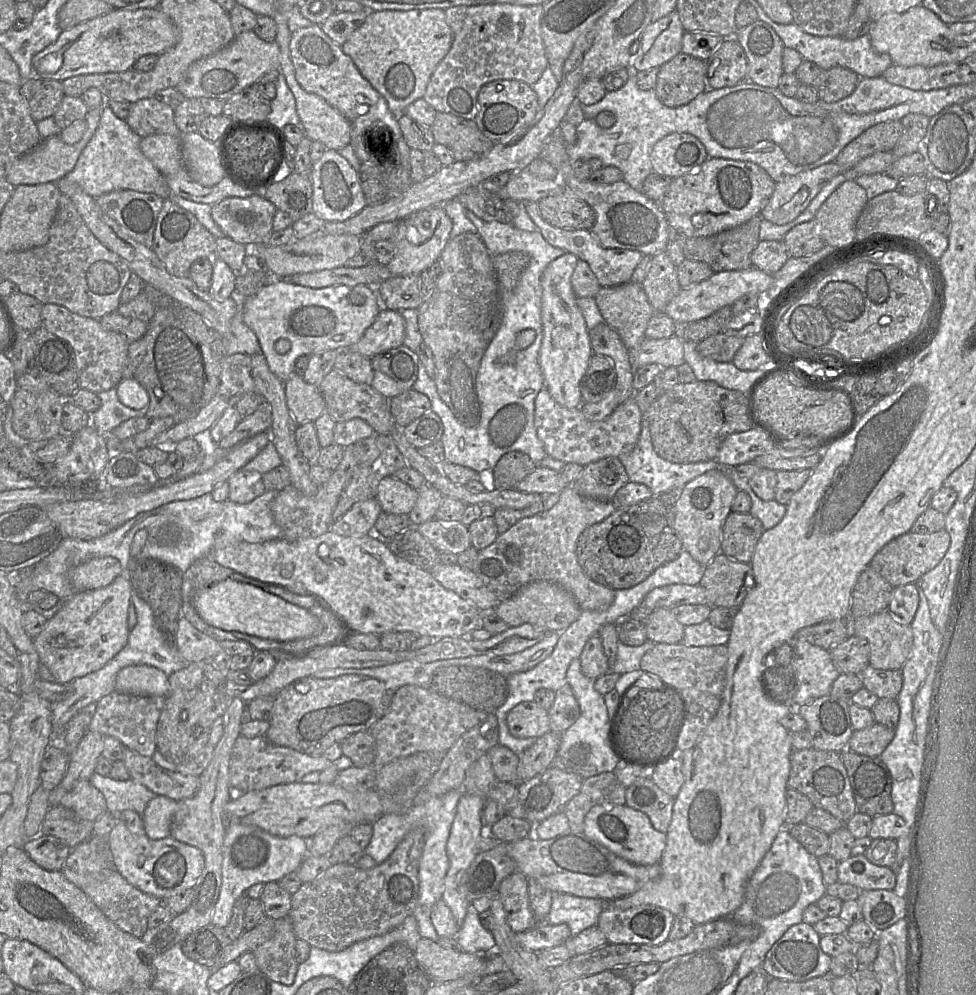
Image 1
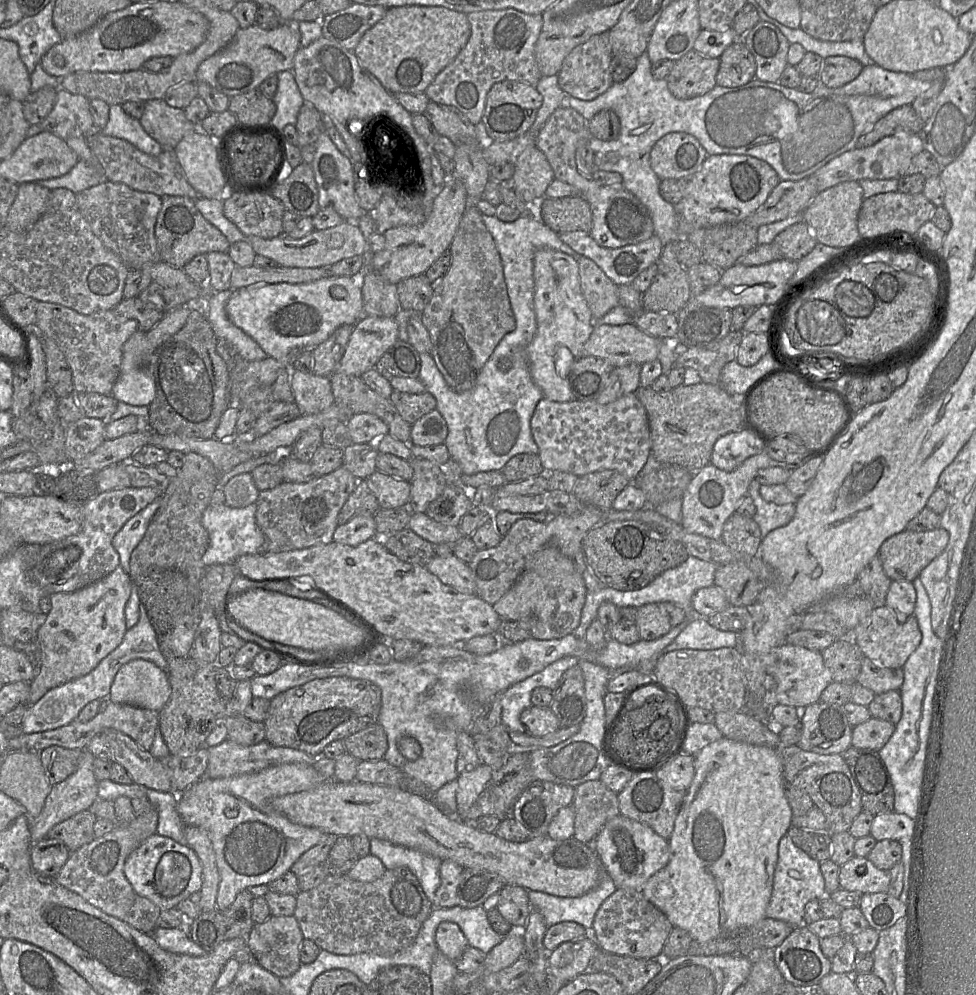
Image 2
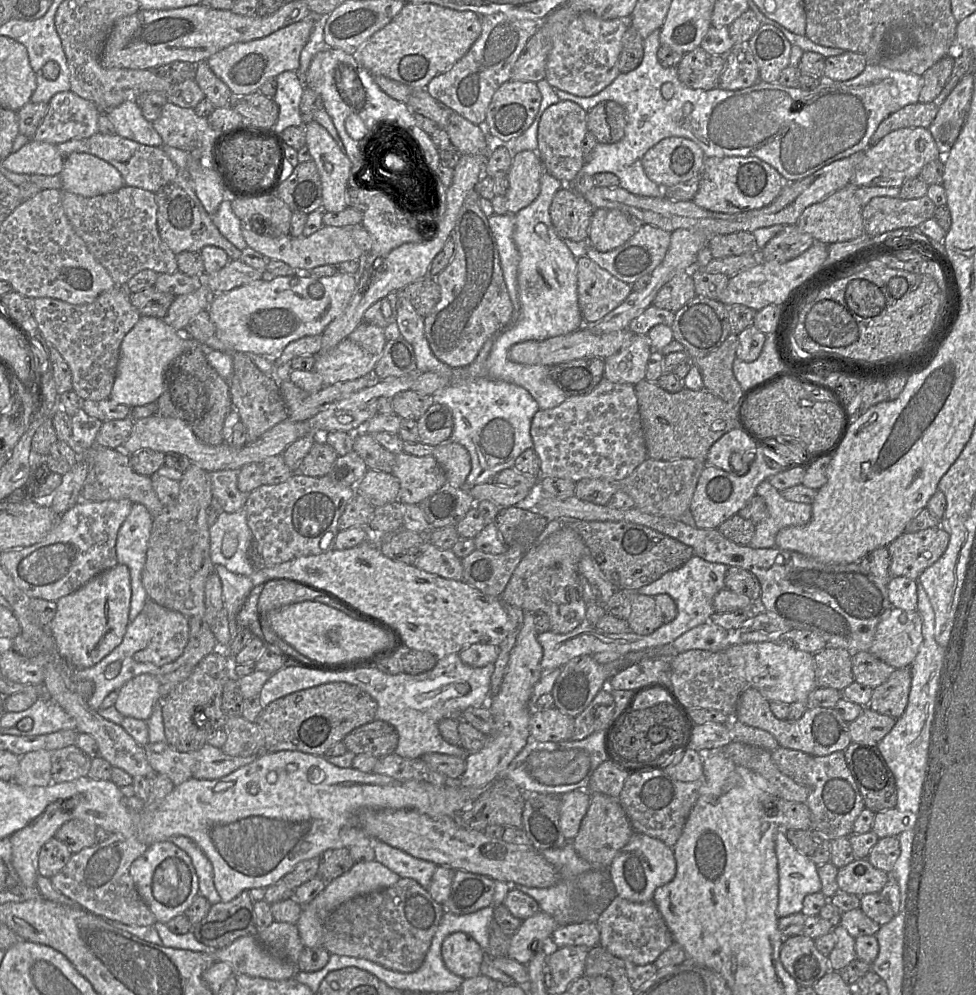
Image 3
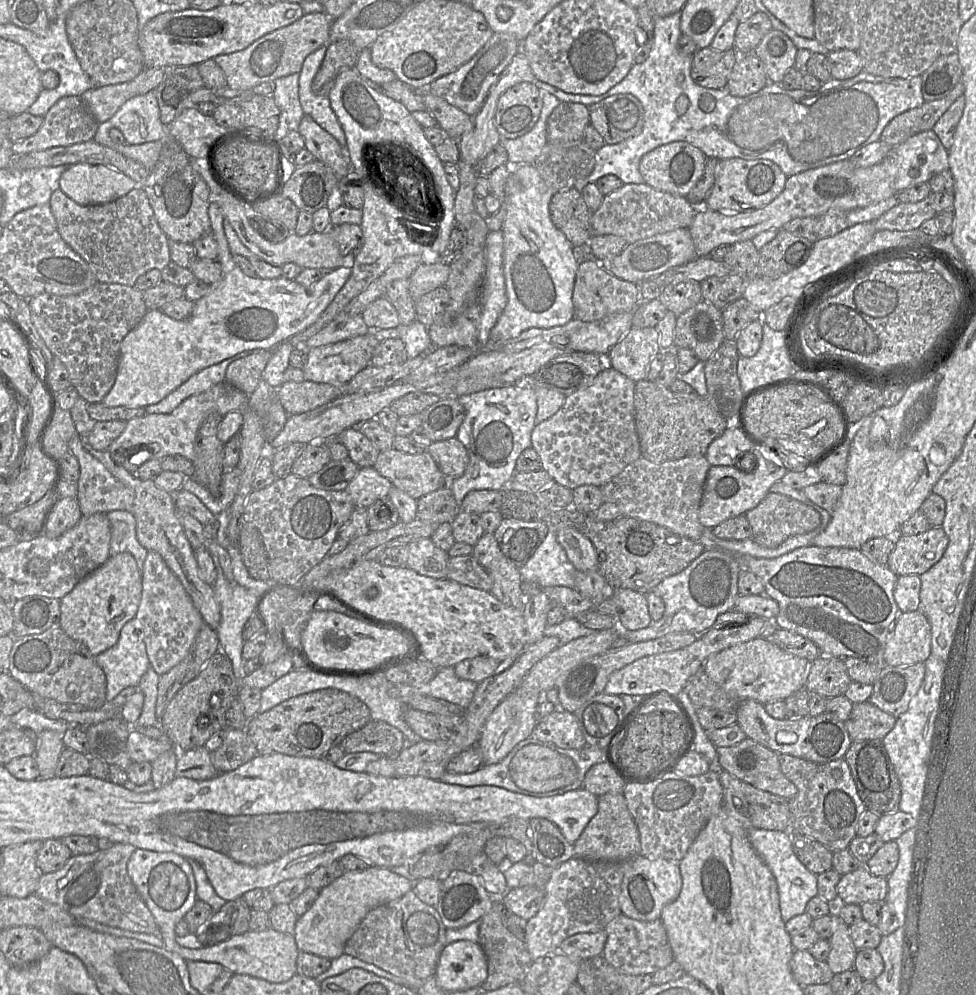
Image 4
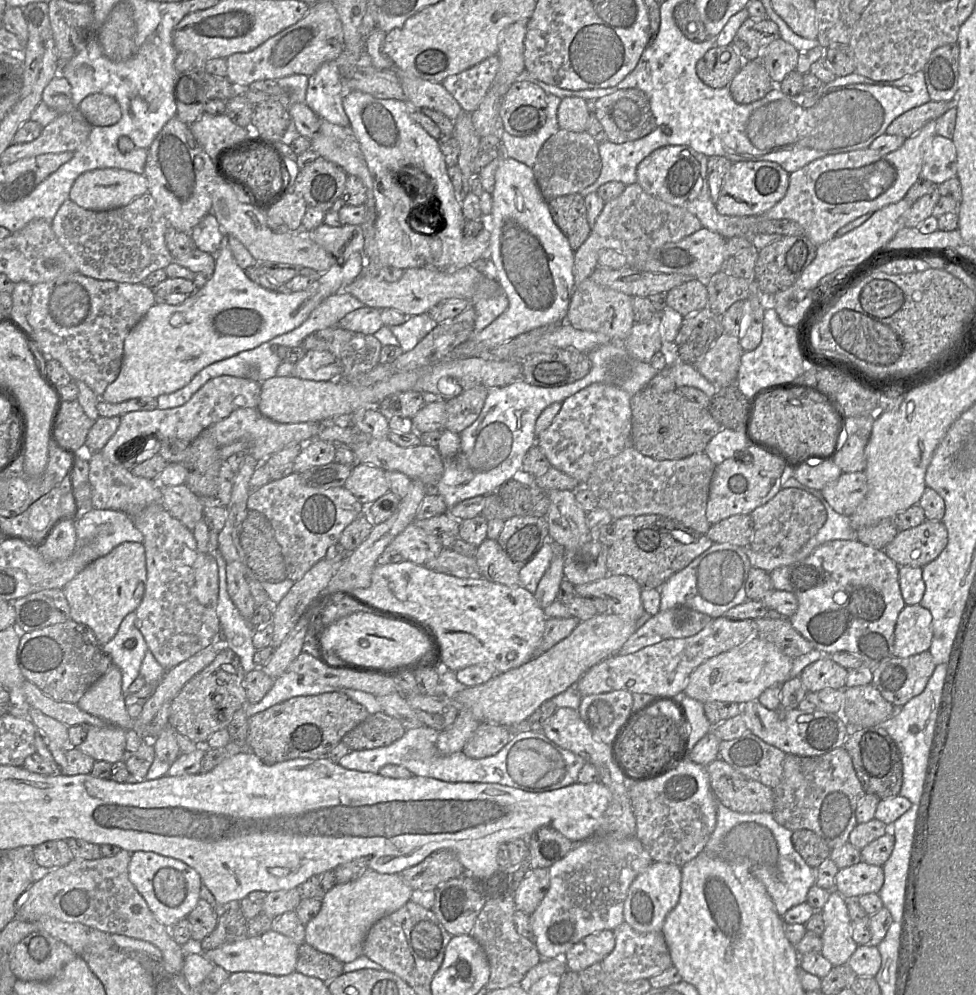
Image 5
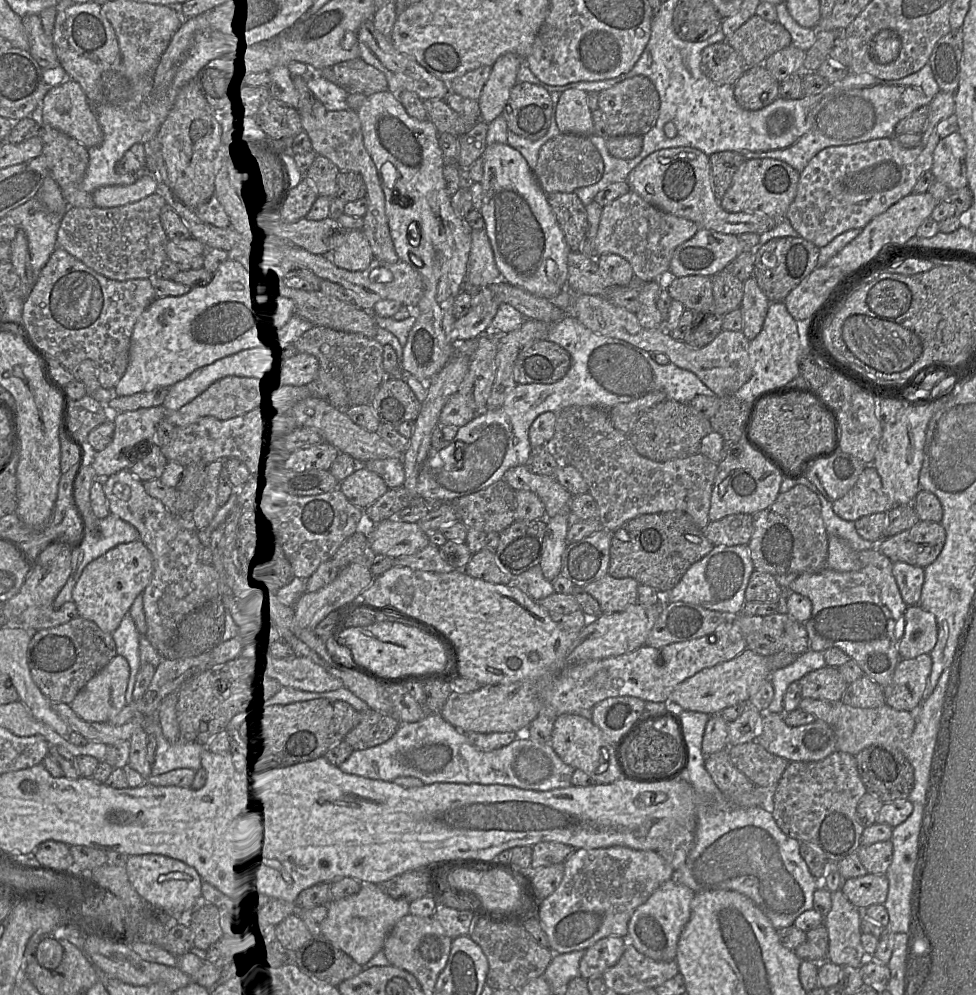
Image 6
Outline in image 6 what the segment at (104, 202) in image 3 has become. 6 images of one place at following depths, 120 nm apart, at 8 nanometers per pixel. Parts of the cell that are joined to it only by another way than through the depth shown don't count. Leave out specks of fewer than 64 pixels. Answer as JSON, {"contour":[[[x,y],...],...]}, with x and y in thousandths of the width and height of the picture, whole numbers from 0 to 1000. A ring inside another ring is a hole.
{"contour":[[[159,193],[140,203],[116,209],[71,208],[58,233],[59,248],[111,280],[152,280],[171,260],[173,240],[164,220],[169,207],[168,199]]]}

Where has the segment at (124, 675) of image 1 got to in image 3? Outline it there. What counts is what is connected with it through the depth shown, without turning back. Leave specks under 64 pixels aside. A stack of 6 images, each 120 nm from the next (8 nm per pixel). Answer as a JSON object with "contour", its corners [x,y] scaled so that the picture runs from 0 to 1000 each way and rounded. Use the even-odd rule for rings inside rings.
{"contour":[[[149,676],[122,692],[117,710],[127,721],[151,724],[161,707],[165,707],[164,686],[160,679]]]}

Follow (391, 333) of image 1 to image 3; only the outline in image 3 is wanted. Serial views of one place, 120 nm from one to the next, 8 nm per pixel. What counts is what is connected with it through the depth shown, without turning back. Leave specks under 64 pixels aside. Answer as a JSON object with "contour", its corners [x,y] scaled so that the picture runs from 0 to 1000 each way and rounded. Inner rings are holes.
{"contour":[[[372,323],[341,351],[323,357],[324,362],[321,373],[329,378],[333,388],[382,376],[395,344],[393,330]]]}

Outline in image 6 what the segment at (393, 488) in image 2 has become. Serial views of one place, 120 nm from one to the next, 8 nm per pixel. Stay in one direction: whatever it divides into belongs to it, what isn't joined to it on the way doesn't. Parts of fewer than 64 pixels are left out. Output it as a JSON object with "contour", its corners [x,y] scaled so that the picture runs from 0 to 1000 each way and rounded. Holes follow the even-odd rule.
{"contour":[[[368,467],[360,477],[348,484],[347,491],[361,508],[374,512],[389,501],[398,489],[387,476]]]}

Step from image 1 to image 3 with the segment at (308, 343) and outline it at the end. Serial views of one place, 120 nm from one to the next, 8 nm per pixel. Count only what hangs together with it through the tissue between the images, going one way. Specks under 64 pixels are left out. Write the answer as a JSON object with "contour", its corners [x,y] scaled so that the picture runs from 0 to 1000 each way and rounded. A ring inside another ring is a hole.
{"contour":[[[315,274],[298,277],[272,278],[267,281],[245,287],[234,293],[223,294],[212,313],[221,329],[221,338],[232,349],[227,354],[249,354],[274,360],[285,359],[298,344],[313,338],[330,337],[334,329],[357,308],[366,288],[366,278],[361,275],[345,275],[337,278],[320,278]],[[322,284],[330,285],[332,295],[327,301],[320,299],[317,288]]]}

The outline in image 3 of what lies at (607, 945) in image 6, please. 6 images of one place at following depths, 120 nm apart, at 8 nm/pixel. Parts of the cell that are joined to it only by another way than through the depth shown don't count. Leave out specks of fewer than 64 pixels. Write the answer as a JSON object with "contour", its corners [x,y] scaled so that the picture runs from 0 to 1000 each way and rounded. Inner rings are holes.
{"contour":[[[595,927],[576,930],[569,934],[565,940],[564,950],[566,952],[597,951],[607,953],[613,951],[615,937],[611,927]]]}

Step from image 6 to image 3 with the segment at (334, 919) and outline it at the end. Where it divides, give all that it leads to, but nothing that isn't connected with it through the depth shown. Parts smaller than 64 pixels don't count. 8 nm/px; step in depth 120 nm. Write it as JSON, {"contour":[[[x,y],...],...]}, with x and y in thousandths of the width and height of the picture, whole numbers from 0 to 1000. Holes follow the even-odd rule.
{"contour":[[[386,866],[363,867],[358,875],[336,886],[333,892],[317,908],[309,911],[307,922],[303,927],[307,944],[311,952],[330,952],[331,930],[334,923],[348,910],[366,901],[378,898],[404,889],[411,881]]]}

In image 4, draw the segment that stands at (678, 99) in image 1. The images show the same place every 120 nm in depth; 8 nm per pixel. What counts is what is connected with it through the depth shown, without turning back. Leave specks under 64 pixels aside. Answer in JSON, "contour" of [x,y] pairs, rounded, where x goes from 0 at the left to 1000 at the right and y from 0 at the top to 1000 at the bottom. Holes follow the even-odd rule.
{"contour":[[[727,47],[715,49],[710,55],[708,78],[718,87],[742,89],[757,56],[753,49],[744,51],[735,51]]]}

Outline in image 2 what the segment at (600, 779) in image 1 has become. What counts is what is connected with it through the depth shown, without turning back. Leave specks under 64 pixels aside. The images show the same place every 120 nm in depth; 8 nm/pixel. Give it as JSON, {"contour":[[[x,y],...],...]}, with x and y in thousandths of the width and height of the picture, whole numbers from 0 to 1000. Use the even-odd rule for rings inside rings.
{"contour":[[[606,784],[589,791],[586,811],[589,816],[588,842],[608,848],[610,841],[627,822],[635,819],[633,798],[615,784]]]}

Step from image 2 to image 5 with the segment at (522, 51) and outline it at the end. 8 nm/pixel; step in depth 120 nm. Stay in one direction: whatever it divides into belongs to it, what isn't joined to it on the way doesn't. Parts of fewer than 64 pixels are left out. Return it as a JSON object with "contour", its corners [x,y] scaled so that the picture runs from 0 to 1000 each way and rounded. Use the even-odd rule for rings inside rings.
{"contour":[[[509,54],[457,77],[452,83],[467,99],[475,113],[484,114],[505,85],[512,67]]]}

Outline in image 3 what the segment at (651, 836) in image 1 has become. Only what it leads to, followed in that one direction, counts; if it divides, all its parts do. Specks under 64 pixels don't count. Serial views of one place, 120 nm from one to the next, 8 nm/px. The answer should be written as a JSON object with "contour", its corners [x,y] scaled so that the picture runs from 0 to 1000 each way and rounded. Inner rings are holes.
{"contour":[[[650,836],[622,872],[630,892],[631,901],[647,907],[668,905],[670,895],[685,887],[693,878],[693,864],[690,853],[679,845]]]}

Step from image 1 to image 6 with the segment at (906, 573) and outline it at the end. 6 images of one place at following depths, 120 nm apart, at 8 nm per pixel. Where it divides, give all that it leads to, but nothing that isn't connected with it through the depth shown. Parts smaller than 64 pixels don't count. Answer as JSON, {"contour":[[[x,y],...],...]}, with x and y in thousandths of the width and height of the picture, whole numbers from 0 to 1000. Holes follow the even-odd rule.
{"contour":[[[942,523],[932,532],[900,546],[900,552],[915,566],[926,565],[948,571],[966,552],[969,535],[962,525]]]}

